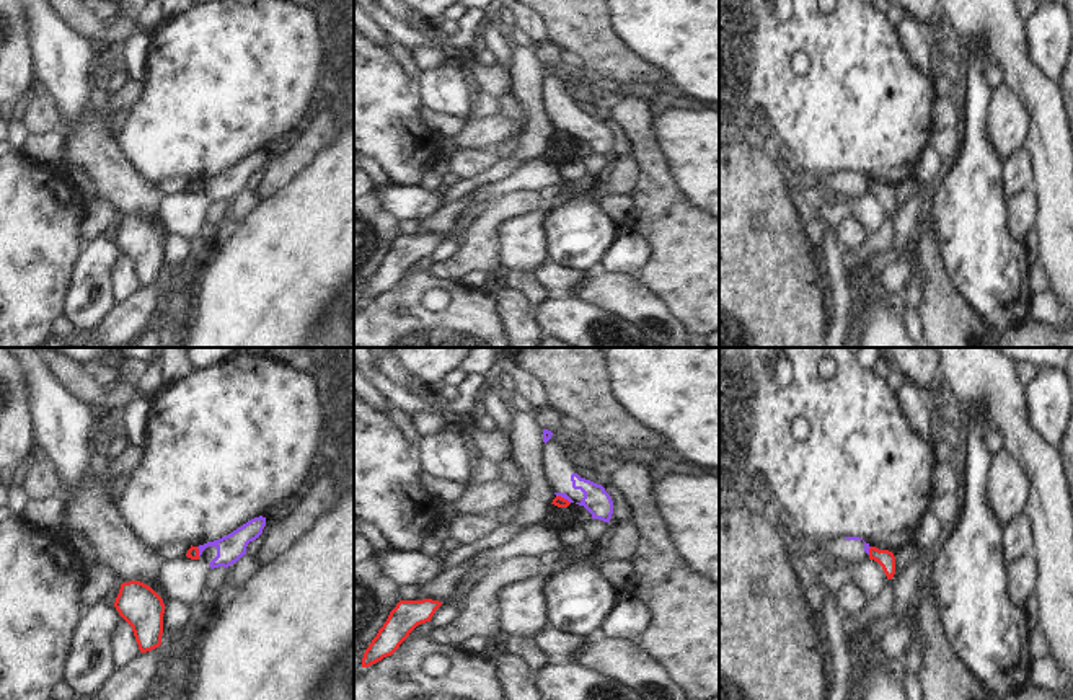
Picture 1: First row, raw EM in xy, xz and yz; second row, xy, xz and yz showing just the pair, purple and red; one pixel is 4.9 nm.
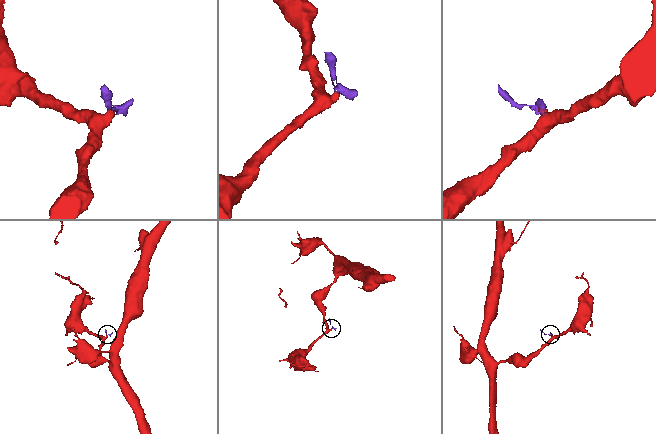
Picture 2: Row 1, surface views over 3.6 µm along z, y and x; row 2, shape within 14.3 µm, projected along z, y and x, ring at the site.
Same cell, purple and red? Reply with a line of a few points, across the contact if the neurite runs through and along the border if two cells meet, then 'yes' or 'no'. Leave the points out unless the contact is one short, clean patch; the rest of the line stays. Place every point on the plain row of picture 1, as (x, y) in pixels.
xz (556, 129), (569, 137) | no

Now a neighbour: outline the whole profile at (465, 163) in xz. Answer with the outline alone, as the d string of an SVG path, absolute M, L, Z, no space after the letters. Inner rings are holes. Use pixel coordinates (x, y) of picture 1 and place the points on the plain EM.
M453 150L448 158L448 170L460 179L471 178L497 162L492 150Z

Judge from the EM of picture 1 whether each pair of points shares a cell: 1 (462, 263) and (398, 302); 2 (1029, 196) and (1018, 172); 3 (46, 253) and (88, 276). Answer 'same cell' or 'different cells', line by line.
1: different cells
2: different cells
3: different cells

